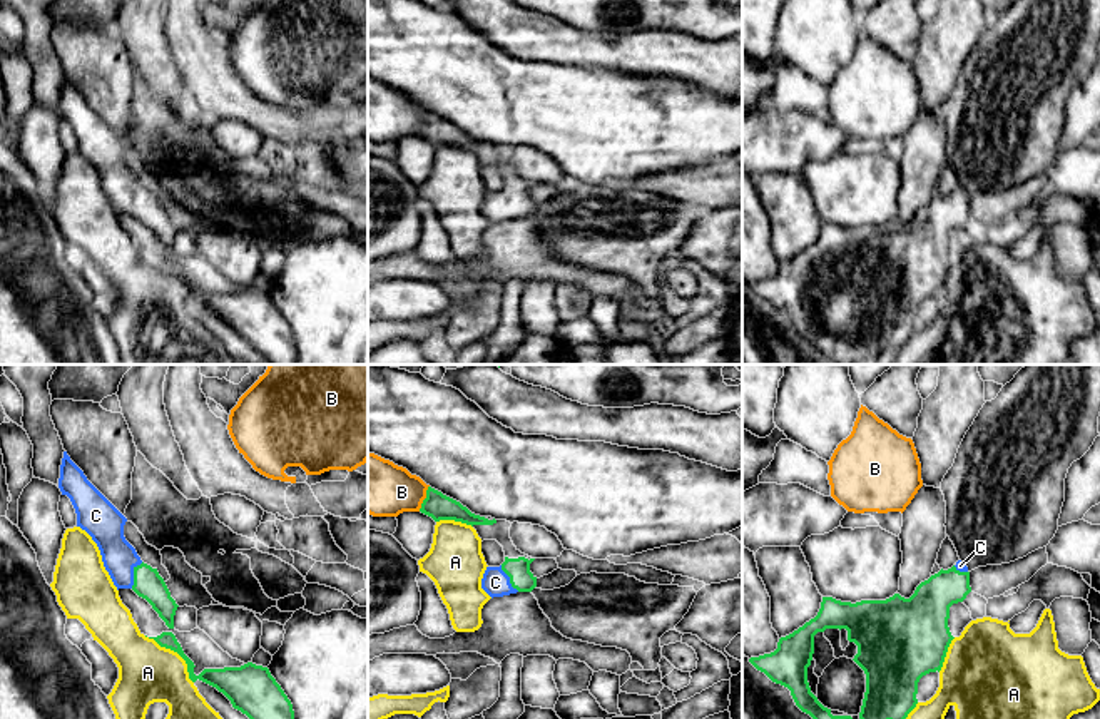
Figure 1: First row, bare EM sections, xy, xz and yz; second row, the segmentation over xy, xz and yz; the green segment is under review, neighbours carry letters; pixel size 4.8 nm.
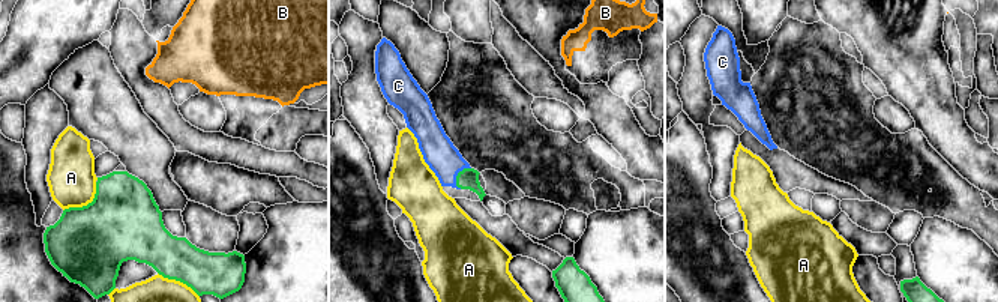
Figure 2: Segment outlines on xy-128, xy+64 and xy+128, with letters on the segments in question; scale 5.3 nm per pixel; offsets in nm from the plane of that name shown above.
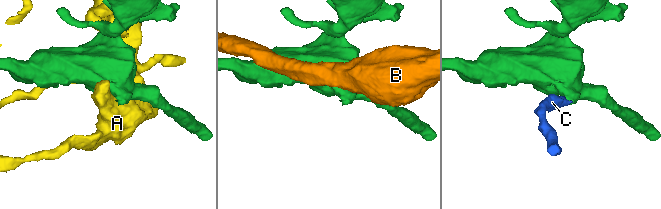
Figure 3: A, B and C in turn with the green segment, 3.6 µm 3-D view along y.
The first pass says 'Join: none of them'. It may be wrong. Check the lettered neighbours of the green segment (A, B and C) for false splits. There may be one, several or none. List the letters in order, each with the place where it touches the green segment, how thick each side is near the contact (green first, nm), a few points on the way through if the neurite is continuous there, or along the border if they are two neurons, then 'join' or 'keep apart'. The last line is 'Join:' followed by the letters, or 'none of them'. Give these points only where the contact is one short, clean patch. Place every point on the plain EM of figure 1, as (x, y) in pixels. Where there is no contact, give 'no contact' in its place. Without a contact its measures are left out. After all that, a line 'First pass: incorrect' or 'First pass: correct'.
A: contact xy (176, 276); calibres 100 and 280 nm; keep apart
B: contact xz (425, 124); calibres 130 and 280 nm; keep apart
C: contact xy (134, 199); calibres 140 and 170 nm; way xy (147, 209), (134, 199), (119, 183); join
Join: C
First pass: incorrect

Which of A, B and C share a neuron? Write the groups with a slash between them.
A / B / C

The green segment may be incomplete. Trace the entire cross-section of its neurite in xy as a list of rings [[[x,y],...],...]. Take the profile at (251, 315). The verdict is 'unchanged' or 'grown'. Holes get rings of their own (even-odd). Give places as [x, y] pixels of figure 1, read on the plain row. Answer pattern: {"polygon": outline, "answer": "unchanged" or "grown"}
{"polygon": [[[172,258],[154,264],[160,273],[177,278],[187,289],[189,304],[216,313],[271,365],[293,365],[296,360],[293,329],[267,293],[247,288],[241,293],[204,294],[194,299],[194,288],[184,279]]], "answer": "unchanged"}

